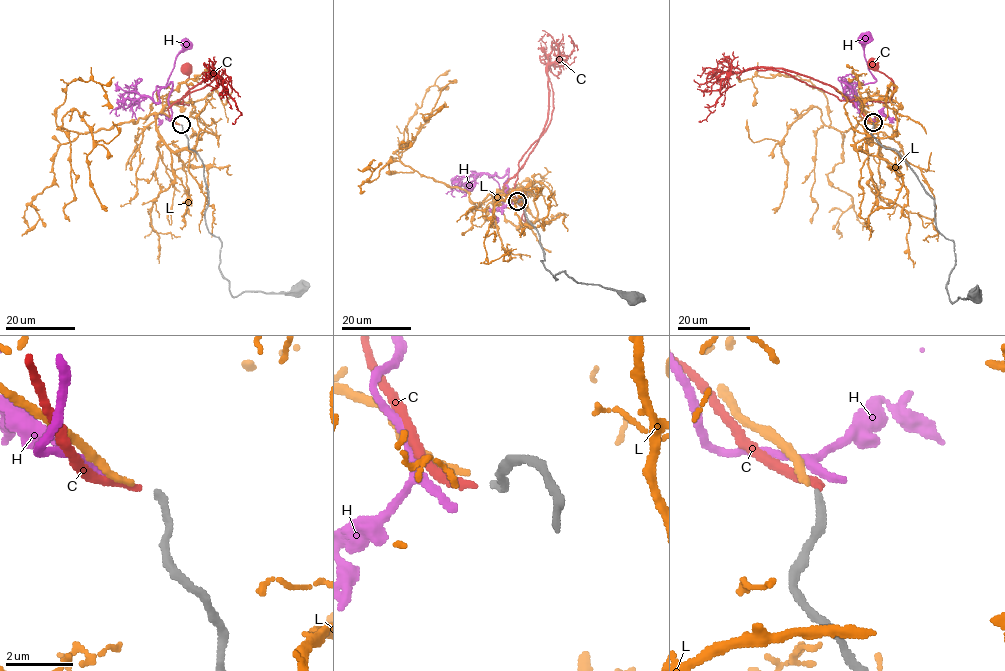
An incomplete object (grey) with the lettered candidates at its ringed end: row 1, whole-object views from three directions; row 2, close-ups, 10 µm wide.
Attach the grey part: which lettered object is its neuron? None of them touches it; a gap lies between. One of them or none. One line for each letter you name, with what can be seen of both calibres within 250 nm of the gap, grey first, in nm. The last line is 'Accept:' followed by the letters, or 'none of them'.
L: calibres 190 and 180 nm
Accept: L

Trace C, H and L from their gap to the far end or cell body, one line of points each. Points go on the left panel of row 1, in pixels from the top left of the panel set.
C: (179, 124), (173, 121), (168, 108), (212, 72), (217, 75), (178, 102), (188, 105), (185, 69)
H: (178, 123), (169, 120), (172, 83), (157, 89), (157, 86), (165, 87), (185, 45)
L: (179, 124), (154, 113), (78, 133), (66, 130), (62, 118), (75, 109), (91, 131), (90, 186), (106, 211)

